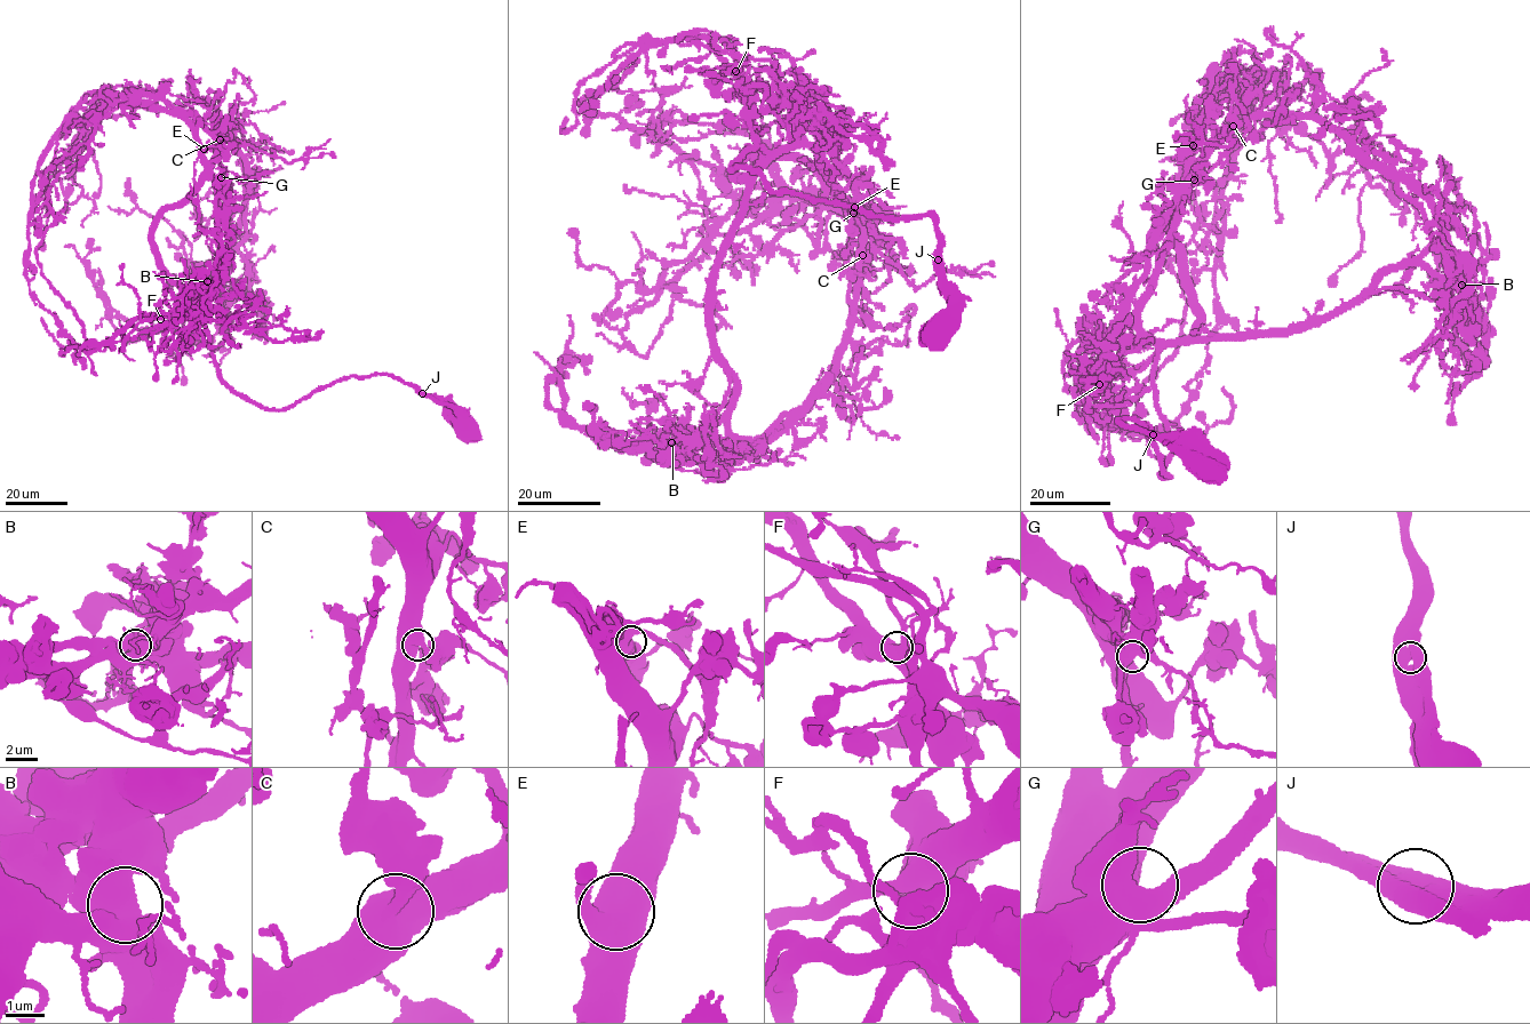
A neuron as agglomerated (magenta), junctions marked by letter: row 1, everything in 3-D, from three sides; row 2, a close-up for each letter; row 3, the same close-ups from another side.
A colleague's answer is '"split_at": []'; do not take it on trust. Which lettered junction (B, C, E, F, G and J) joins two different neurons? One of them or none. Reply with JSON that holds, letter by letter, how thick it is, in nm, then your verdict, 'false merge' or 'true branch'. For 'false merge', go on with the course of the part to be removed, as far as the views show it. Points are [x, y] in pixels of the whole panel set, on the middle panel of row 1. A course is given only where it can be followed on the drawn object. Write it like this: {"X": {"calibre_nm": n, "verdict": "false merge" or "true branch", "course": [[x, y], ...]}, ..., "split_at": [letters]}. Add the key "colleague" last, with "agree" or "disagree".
{"B": {"calibre_nm": 650, "verdict": "true branch"}, "C": {"calibre_nm": 600, "verdict": "true branch"}, "E": {"calibre_nm": 550, "verdict": "true branch"}, "F": {"calibre_nm": 550, "verdict": "true branch"}, "G": {"calibre_nm": 650, "verdict": "true branch"}, "J": {"calibre_nm": 650, "verdict": "true branch"}, "split_at": [], "colleague": "agree"}

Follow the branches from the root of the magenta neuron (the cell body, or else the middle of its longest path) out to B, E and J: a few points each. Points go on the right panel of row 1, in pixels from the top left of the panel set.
B: (1204, 466), (1182, 441), (1120, 421), (1149, 424), (1170, 474), (1157, 352), (1336, 314), (1408, 265), (1461, 285)
E: (1204, 466), (1182, 441), (1120, 421), (1149, 424), (1170, 474), (1157, 348), (1139, 319), (1193, 145)
J: (1204, 466), (1182, 441), (1165, 444), (1153, 434)

